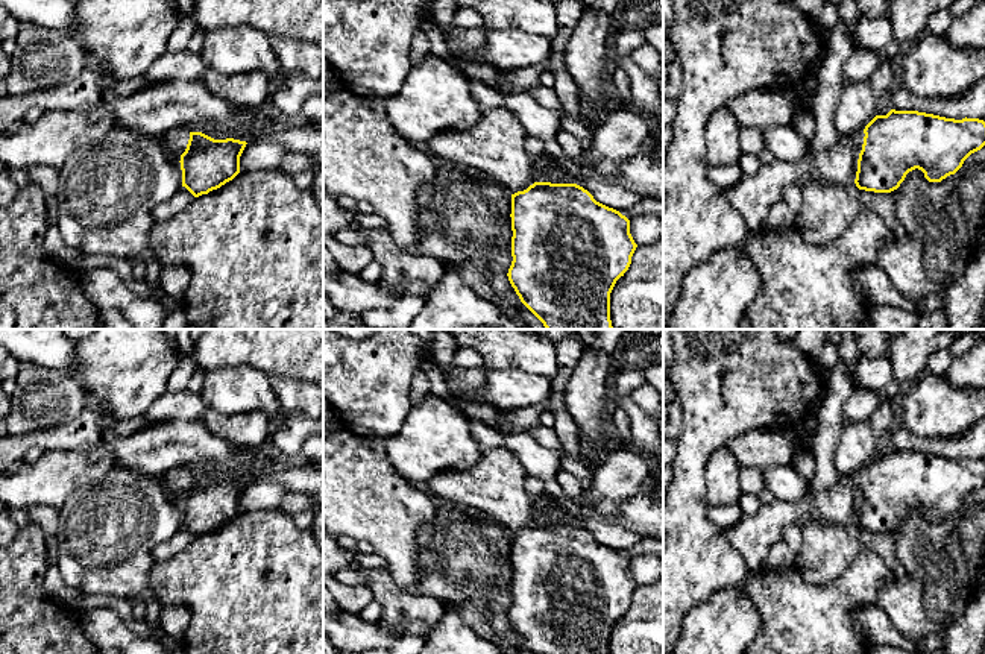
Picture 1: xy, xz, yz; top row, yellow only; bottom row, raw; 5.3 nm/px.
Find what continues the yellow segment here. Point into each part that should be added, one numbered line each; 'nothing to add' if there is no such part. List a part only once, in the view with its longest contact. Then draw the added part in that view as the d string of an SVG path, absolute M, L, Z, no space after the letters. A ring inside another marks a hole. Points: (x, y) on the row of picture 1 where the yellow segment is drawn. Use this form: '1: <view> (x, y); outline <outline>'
1: yz (753, 196); outline M864 130L853 135L839 134L829 149L818 152L813 152L809 143L804 156L798 161L776 159L762 165L754 175L744 175L736 185L721 190L721 194L744 217L748 232L759 231L769 209L783 200L786 185L804 185L812 181L854 184L864 137Z

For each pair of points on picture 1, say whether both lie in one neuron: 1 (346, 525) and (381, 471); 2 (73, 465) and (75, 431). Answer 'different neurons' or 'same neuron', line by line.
1: same neuron
2: different neurons

